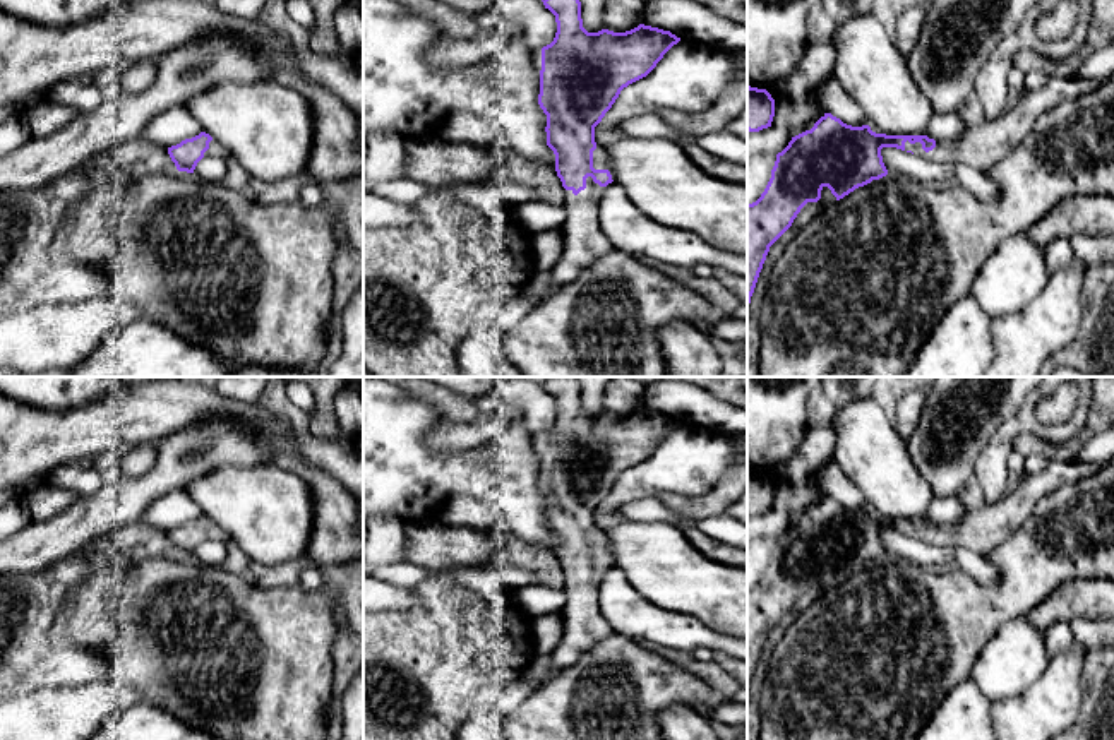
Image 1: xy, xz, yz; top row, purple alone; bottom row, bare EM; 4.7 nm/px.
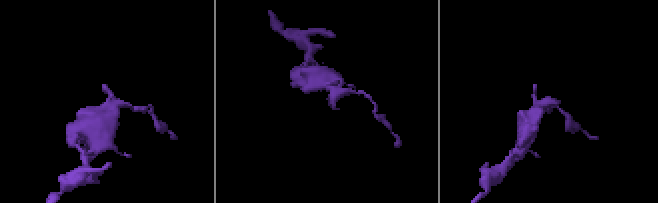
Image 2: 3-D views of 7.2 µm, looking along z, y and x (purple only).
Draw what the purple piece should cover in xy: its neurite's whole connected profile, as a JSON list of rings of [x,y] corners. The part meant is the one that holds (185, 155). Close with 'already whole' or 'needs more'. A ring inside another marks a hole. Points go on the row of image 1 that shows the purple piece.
[[[201,132],[192,139],[185,139],[177,146],[168,147],[168,154],[178,171],[194,173],[202,158],[225,156],[226,151],[209,134]]]; needs more

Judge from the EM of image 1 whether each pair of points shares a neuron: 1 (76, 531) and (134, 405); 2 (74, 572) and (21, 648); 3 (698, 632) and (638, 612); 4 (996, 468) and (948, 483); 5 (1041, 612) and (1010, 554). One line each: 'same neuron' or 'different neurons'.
1: different neurons
2: same neuron
3: same neuron
4: different neurons
5: different neurons

